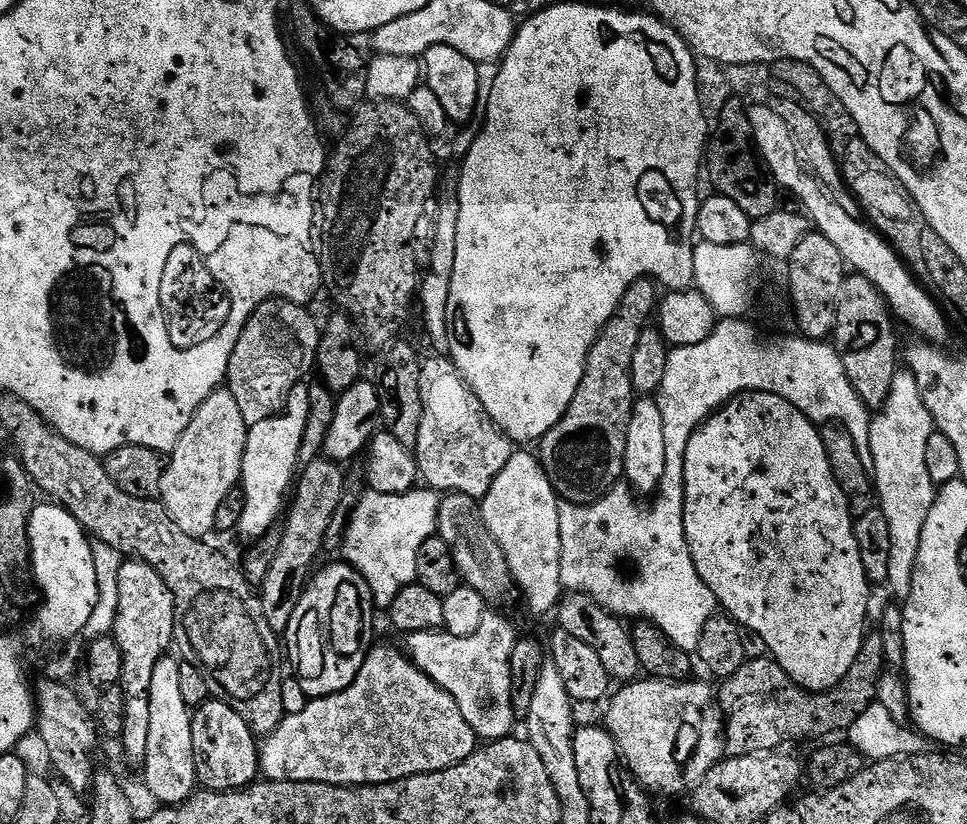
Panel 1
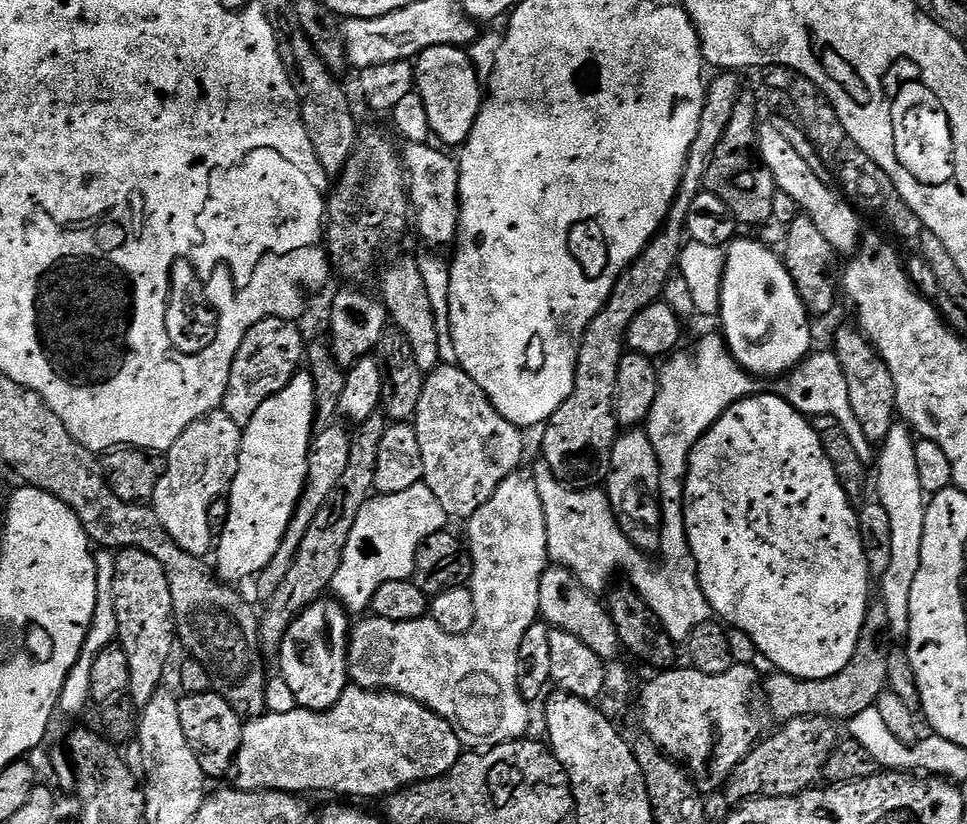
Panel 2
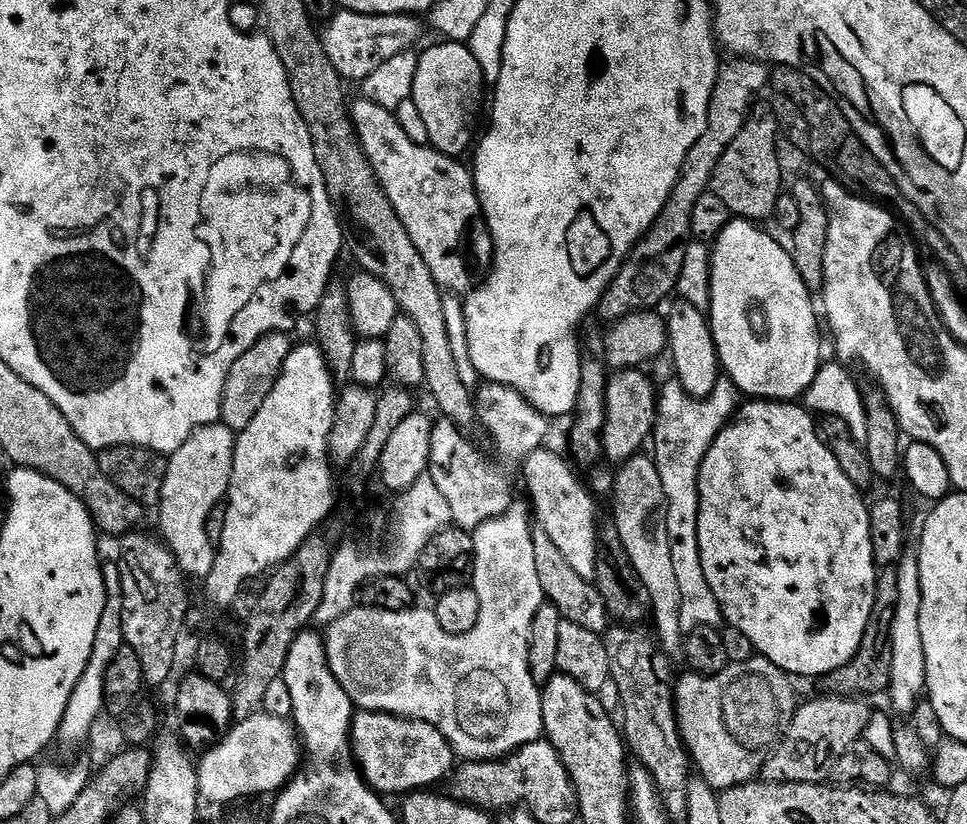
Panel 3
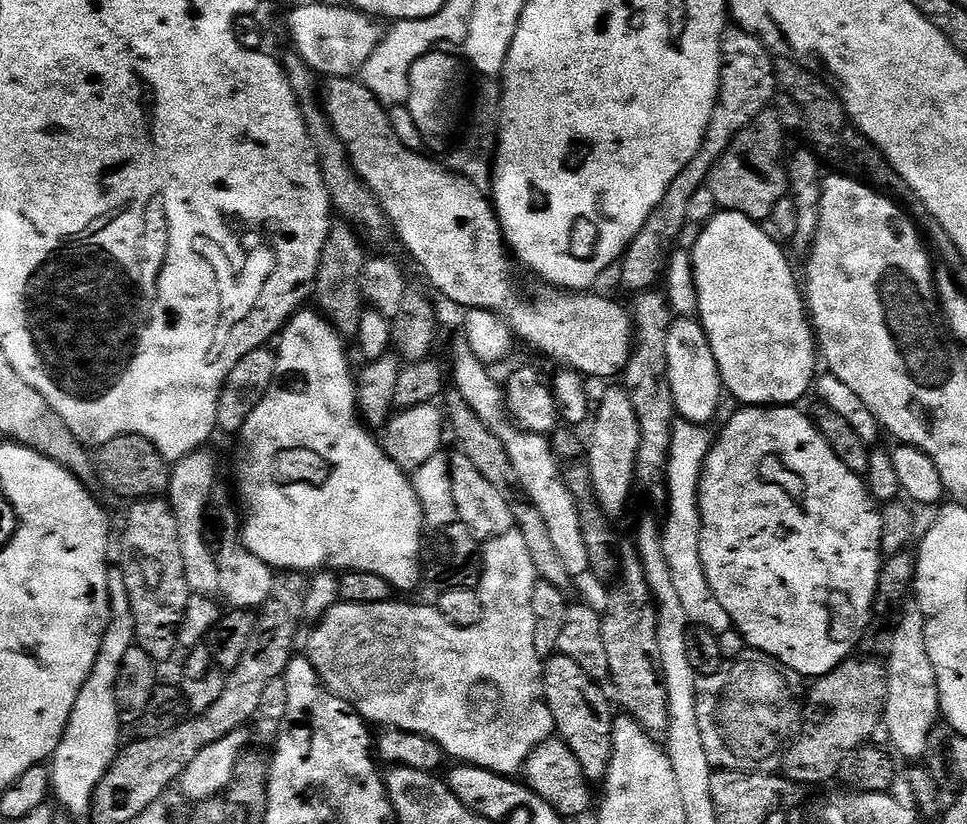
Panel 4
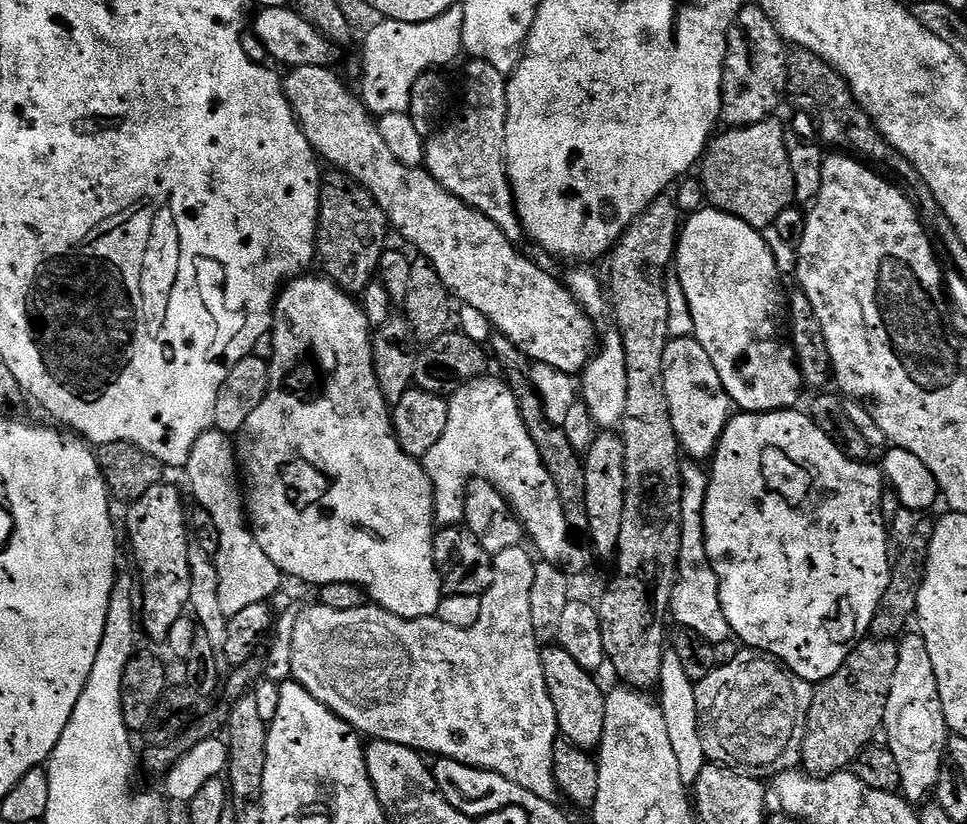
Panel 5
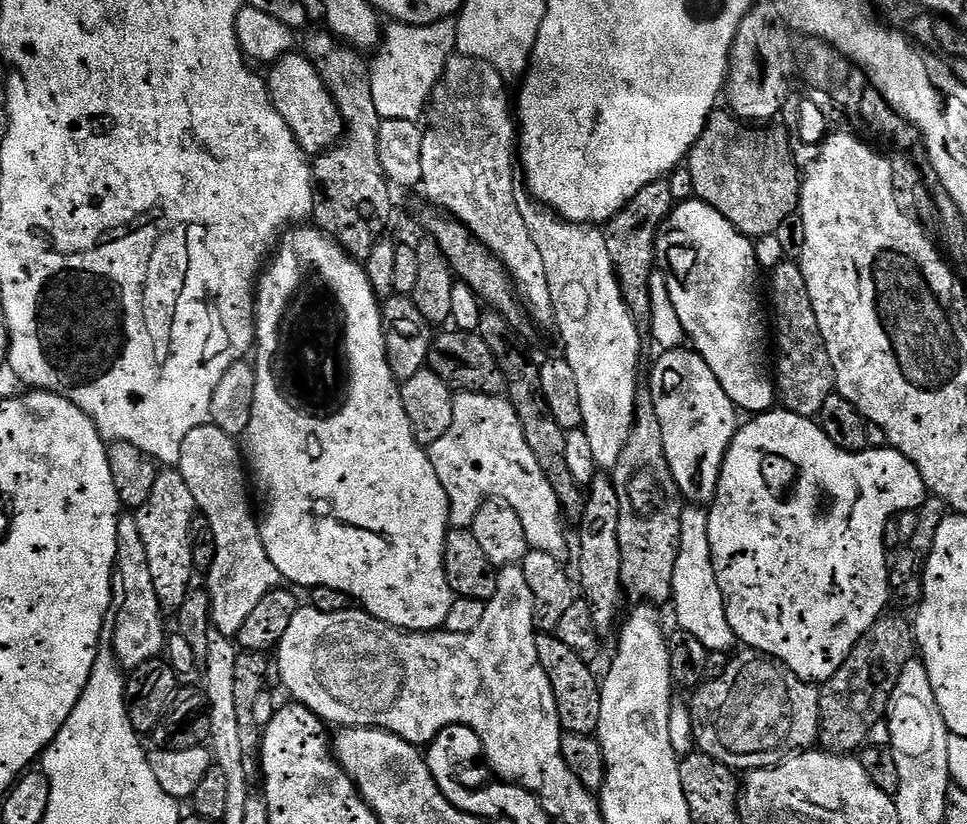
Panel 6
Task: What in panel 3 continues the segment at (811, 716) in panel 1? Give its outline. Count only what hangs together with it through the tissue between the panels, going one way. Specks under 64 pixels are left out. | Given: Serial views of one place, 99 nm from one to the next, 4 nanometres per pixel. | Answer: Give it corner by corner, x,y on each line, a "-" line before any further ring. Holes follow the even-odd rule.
895,567
880,568
876,577
876,597
874,610
870,614
870,622
866,622
866,634
862,634
860,649
845,668
839,668
826,677
827,691
841,696
855,696
857,698
873,698
887,693
890,682
890,670
894,662
892,653
892,623
894,610
898,606
898,574

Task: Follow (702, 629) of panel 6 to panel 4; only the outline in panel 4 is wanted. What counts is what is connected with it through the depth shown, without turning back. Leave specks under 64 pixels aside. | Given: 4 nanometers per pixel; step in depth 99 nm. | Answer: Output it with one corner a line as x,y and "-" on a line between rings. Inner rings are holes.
677,419
672,425
672,441
668,455
668,470
671,476
666,484
666,496
667,499
672,499
672,505
668,508
668,525
665,523
662,528
662,539
666,550
666,562
674,574
674,586
678,586
678,594
682,597
682,606
686,610
689,625
709,628
719,634
732,628
732,620
726,614
726,610
722,610
722,602
714,598
714,590
710,590
710,582
706,578
700,553
700,475
708,457
708,450
714,443
713,433
710,434
708,431
705,425
691,424
689,420

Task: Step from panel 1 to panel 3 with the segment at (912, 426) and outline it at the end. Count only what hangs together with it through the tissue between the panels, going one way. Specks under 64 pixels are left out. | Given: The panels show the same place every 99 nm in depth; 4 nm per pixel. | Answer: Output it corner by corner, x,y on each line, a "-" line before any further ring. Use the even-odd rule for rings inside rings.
905,554
895,565
898,574
898,606
894,610
892,623
892,653
894,662
890,670
887,699
892,699
891,711
897,717
911,717
916,705
921,703
928,683
926,682
926,650
922,650
922,578
920,558
916,554

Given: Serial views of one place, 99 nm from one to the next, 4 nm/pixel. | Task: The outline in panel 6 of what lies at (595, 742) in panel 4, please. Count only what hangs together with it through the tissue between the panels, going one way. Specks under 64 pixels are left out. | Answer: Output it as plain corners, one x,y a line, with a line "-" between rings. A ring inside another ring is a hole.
555,634
537,635
536,645
538,646
538,662
542,662
542,670
546,670
550,678
550,686
554,690
561,729
574,734
593,735
598,726
598,718
602,714
601,681
592,673
593,665
583,661
566,642
560,641

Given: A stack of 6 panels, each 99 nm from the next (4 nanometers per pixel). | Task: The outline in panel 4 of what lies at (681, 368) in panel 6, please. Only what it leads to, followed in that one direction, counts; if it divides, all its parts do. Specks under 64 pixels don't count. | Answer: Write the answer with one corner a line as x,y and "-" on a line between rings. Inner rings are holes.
680,318
674,324
674,350
666,354
668,363
668,377
670,378
670,390
674,394
676,411
679,419
689,420
691,424
711,425
716,411
720,408
720,392
722,396
722,385
720,383
720,371
718,362
714,358
714,350
710,350
708,335
704,333
704,327
700,325
699,319

